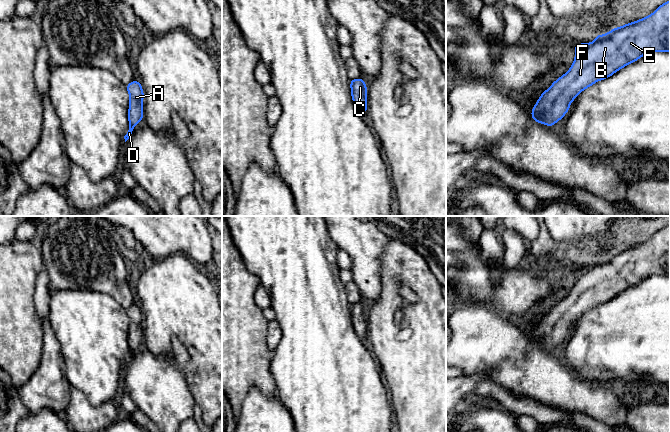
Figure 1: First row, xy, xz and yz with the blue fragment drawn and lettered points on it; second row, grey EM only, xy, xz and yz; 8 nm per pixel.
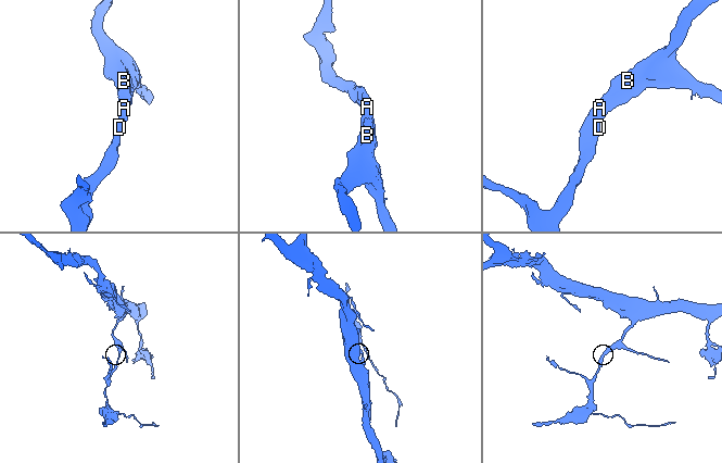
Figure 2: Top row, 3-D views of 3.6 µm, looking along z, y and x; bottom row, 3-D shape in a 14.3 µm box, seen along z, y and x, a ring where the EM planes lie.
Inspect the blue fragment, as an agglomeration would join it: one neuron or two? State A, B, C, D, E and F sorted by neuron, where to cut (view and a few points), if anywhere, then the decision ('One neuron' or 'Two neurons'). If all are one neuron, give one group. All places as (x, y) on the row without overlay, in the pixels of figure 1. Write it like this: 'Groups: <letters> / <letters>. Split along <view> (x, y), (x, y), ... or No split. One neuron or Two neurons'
Groups: A B C D E F. No split. One neuron

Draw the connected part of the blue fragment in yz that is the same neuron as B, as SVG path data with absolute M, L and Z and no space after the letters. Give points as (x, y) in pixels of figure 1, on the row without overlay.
M670 224L651 239L635 246L613 252L609 257L597 259L592 267L574 269L575 284L567 297L543 315L531 335L532 343L553 350L568 336L571 326L595 306L606 303L621 292L637 285L649 276L670 276Z

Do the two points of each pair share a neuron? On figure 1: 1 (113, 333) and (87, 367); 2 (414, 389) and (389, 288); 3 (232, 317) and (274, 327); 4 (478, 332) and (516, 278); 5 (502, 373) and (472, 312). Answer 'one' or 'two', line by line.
1: one
2: one
3: two
4: two
5: one

